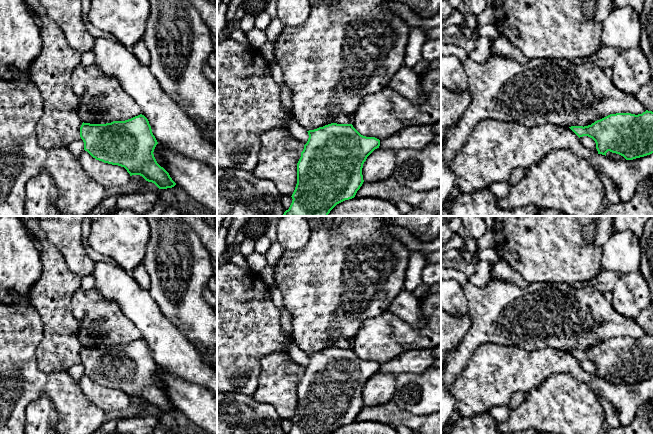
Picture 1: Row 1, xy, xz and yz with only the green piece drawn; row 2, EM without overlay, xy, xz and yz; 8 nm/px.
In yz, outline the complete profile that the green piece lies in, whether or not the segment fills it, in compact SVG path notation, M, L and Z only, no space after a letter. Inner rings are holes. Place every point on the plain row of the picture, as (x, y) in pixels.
M646 334L642 338L610 338L588 350L569 351L579 362L588 360L596 367L598 378L606 380L608 375L633 384L653 377L653 336Z

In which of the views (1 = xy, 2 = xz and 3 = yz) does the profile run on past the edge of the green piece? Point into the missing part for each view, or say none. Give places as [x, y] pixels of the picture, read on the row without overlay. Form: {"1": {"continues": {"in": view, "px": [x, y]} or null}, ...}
{"1": {"continues": null}, "2": {"continues": null}, "3": {"continues": null}}

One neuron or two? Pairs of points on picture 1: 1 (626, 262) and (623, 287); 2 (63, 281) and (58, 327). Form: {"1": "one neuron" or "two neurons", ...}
{"1": "two neurons", "2": "one neuron"}

